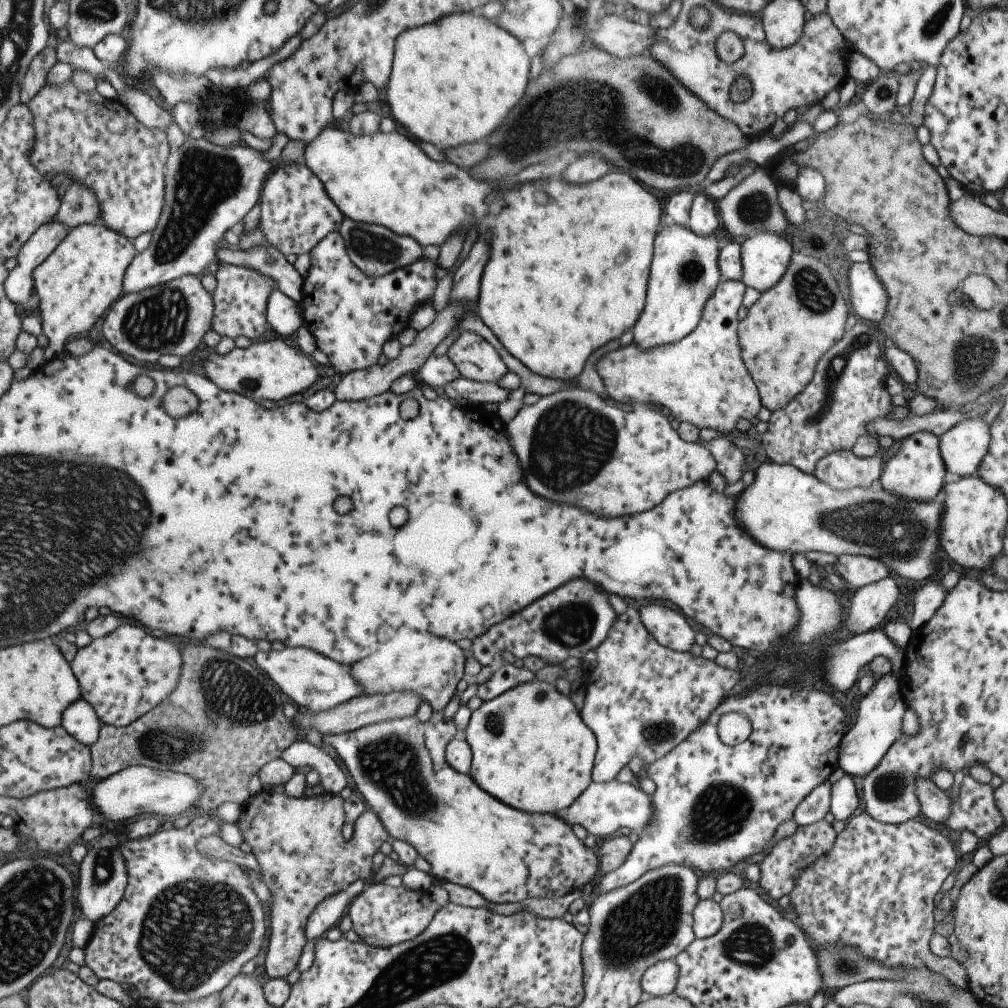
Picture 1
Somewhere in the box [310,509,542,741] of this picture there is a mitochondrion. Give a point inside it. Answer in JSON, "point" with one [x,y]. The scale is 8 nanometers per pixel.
{"point":[495,722]}

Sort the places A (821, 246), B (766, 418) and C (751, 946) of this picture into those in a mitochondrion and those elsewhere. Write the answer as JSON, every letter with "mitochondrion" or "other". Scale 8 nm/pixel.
{"A":"mitochondrion","B":"other","C":"mitochondrion"}

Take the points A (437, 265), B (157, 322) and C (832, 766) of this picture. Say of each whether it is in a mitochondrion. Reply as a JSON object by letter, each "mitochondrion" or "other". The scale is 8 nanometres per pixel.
{"A":"other","B":"mitochondrion","C":"other"}

